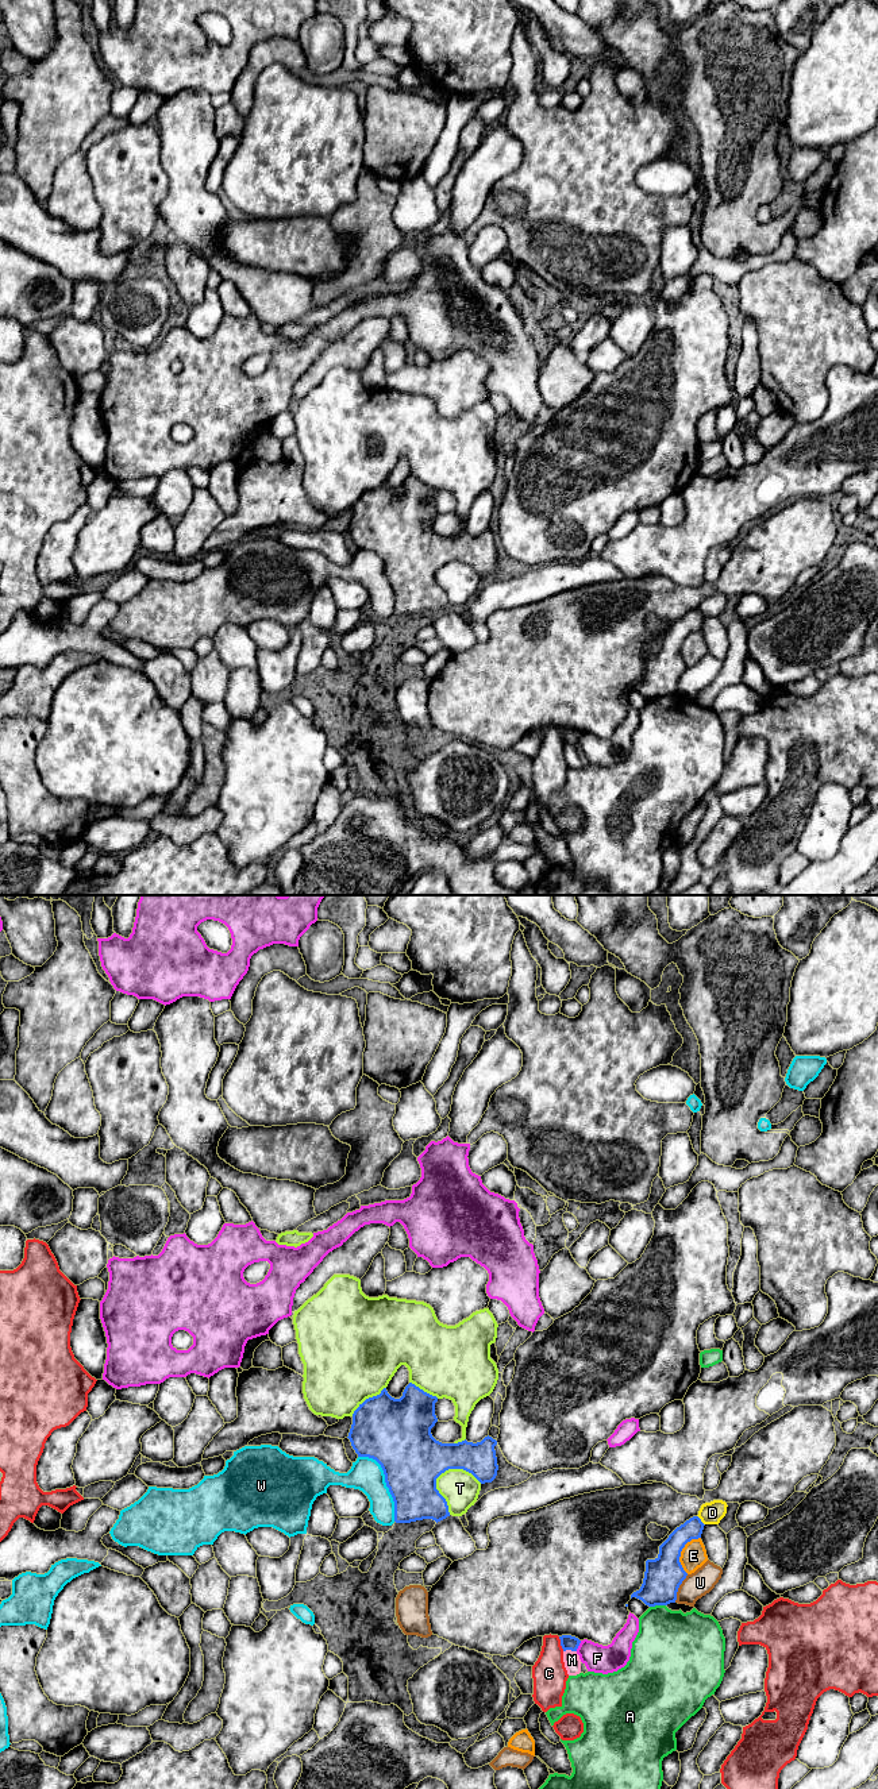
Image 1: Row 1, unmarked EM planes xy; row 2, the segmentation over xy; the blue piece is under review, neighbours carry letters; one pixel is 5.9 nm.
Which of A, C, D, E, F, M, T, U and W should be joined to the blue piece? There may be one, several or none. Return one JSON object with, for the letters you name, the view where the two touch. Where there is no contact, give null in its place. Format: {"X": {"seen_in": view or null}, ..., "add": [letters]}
{"add": []}

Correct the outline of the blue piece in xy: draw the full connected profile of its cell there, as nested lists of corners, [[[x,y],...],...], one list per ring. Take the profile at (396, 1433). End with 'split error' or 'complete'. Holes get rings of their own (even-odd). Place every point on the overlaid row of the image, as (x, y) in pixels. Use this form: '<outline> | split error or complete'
[[[409,1383],[400,1399],[392,1397],[386,1388],[380,1395],[366,1399],[353,1414],[348,1439],[358,1457],[376,1460],[385,1474],[385,1483],[394,1501],[394,1522],[411,1523],[432,1519],[436,1523],[450,1516],[446,1499],[436,1489],[436,1478],[448,1469],[463,1469],[481,1484],[492,1483],[498,1470],[494,1446],[497,1441],[485,1437],[473,1443],[466,1439],[458,1443],[436,1441],[431,1428],[438,1422],[435,1415],[436,1396]]] | complete

